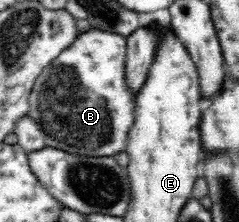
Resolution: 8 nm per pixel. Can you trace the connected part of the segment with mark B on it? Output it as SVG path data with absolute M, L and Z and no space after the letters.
M92 28L88 32L80 32L75 43L61 51L61 55L41 71L29 95L29 117L45 133L48 147L85 157L113 157L123 153L129 145L129 131L136 119L138 93L127 84L126 37Z

